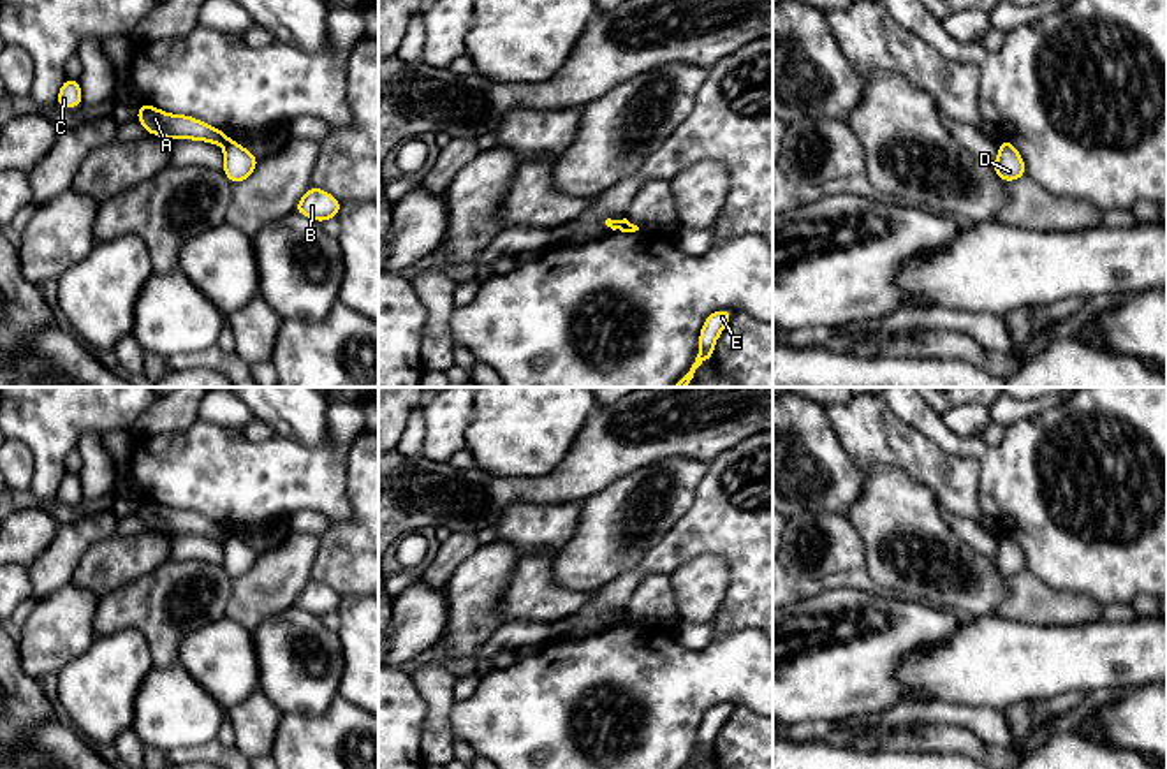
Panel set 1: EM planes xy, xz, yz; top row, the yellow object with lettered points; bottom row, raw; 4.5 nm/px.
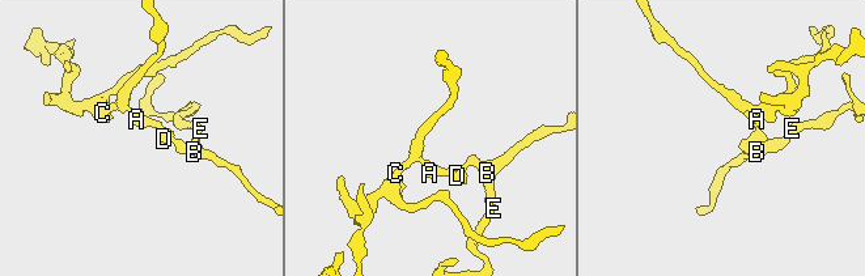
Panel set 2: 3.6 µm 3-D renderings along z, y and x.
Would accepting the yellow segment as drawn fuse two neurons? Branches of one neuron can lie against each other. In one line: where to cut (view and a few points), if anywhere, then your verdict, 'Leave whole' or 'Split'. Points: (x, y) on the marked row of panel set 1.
Split along xy (229, 139), (222, 145). Split

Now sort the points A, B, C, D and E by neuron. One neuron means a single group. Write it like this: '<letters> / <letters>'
A C / B D E

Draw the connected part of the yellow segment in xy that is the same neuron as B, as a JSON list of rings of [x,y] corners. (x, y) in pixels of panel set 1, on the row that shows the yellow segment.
[[[310,187],[296,204],[294,211],[322,223],[329,218],[336,218],[340,208],[341,202],[333,194]]]

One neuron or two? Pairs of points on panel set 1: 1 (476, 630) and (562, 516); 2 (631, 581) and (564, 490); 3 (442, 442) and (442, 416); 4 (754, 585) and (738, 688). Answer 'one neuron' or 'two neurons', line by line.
1: one neuron
2: two neurons
3: one neuron
4: two neurons

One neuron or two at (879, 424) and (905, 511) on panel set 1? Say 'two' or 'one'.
one

